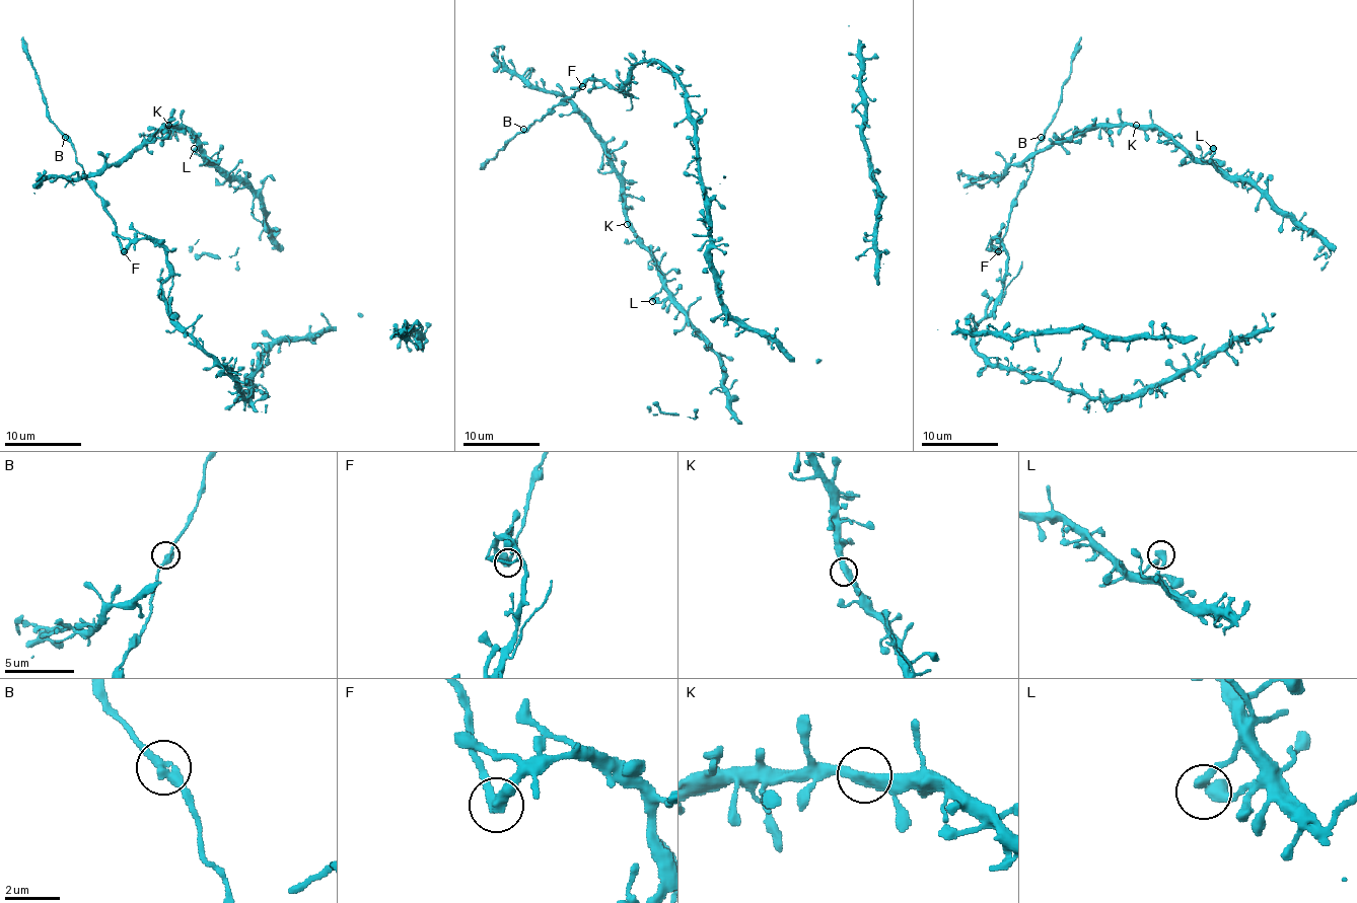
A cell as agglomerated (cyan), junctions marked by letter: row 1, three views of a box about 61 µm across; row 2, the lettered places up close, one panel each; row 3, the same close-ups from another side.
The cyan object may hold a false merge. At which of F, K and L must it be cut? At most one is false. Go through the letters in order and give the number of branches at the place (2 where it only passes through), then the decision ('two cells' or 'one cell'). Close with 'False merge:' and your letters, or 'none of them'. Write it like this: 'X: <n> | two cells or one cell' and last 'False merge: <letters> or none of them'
F: 2 | two cells
K: 2 | one cell
L: 2 | one cell
False merge: F

